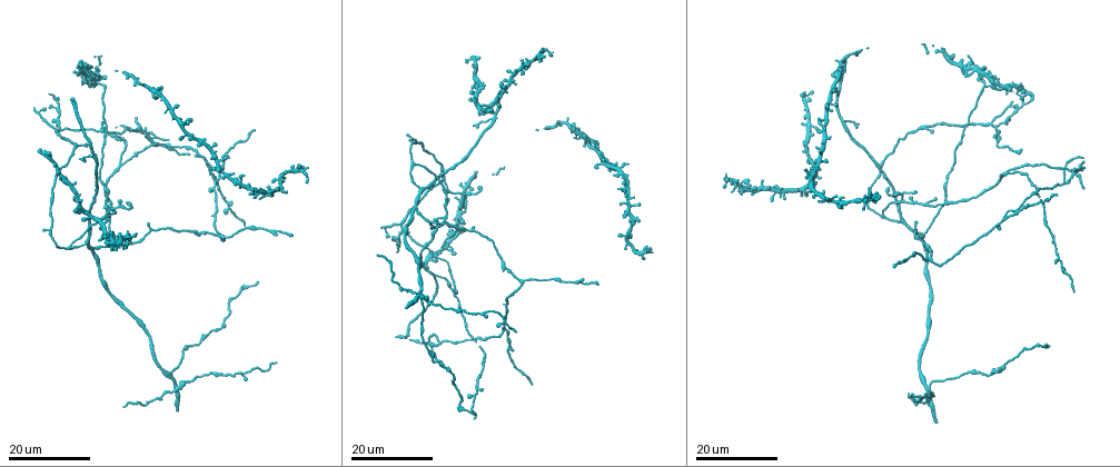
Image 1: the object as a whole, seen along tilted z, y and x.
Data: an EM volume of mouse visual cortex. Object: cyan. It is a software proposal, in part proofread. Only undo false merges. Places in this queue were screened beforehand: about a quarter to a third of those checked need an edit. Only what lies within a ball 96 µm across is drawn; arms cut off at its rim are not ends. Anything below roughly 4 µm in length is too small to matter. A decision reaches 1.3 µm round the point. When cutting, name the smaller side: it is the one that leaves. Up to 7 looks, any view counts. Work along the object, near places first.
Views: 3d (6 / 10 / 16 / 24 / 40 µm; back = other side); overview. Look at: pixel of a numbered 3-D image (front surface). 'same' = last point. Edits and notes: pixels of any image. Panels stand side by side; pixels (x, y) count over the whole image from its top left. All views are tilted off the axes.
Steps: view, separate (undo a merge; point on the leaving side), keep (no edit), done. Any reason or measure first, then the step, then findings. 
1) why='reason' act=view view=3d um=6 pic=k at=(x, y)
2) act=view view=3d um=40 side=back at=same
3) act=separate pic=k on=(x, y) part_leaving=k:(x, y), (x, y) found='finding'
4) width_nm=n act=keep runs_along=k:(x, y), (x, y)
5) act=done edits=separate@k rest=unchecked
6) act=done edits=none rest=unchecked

why='three arms meet' act=view view=3d um=16 pic=1 at=(445, 191)

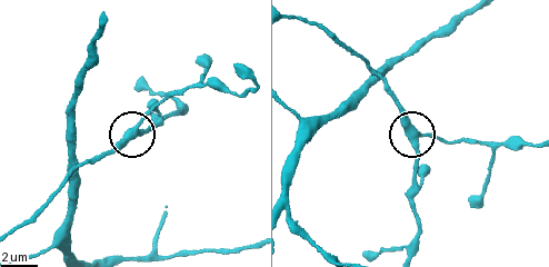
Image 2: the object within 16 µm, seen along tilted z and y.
act=view view=3d um=10 pic=2 at=(134, 126)

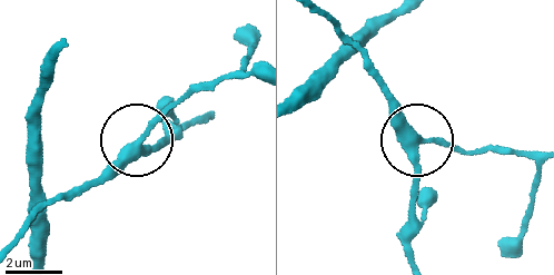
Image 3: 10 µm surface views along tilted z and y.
act=view view=3d um=6 pic=3 at=(417, 137)

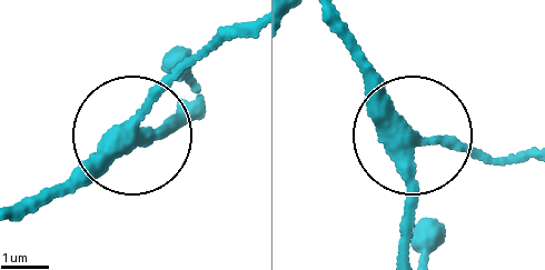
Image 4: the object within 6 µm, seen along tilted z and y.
act=keep runs_along=4:(329, 21), (383, 112), (519, 163) found='continuous, no second neuron'

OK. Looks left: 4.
why='three arms meet' act=view view=3d um=16 pic=1 at=(122, 166)

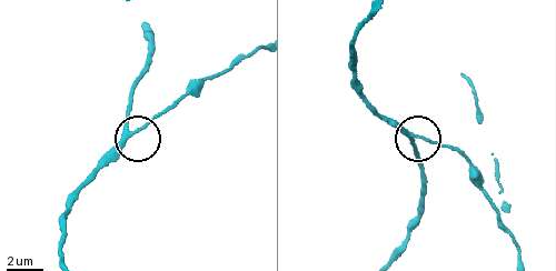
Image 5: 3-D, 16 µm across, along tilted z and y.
act=view view=3d um=10 pic=5 at=(131, 135)

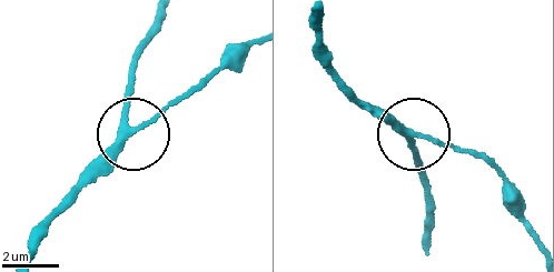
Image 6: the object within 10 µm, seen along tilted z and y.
act=view view=3d um=10 side=back pic=6 at=(129, 131)

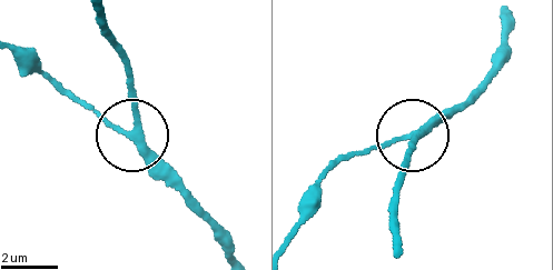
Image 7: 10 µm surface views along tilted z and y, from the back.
arms=3 act=keep runs_along=7:(226, 256), (200, 204), (138, 133), (119, 49) found='one neuron here'

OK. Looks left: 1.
act=done edits=none rest=unchecked

